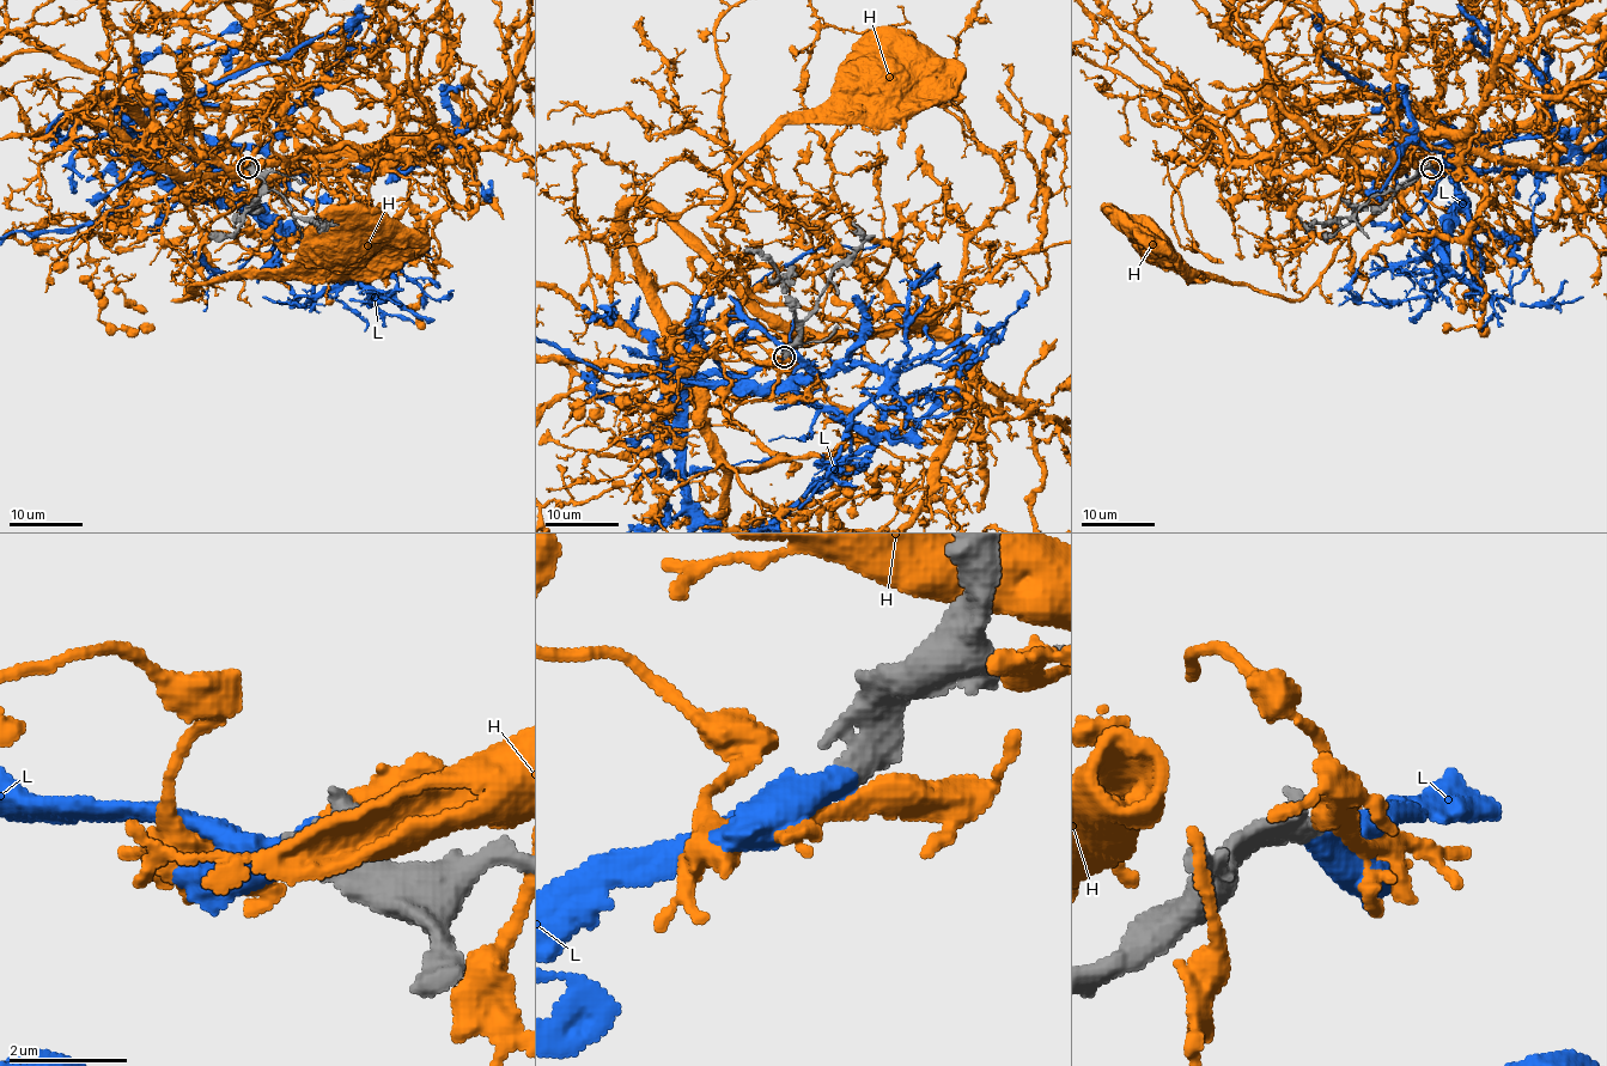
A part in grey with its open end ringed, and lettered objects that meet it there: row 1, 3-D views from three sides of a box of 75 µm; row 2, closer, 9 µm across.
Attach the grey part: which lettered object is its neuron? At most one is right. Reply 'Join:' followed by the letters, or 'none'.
Join: L

